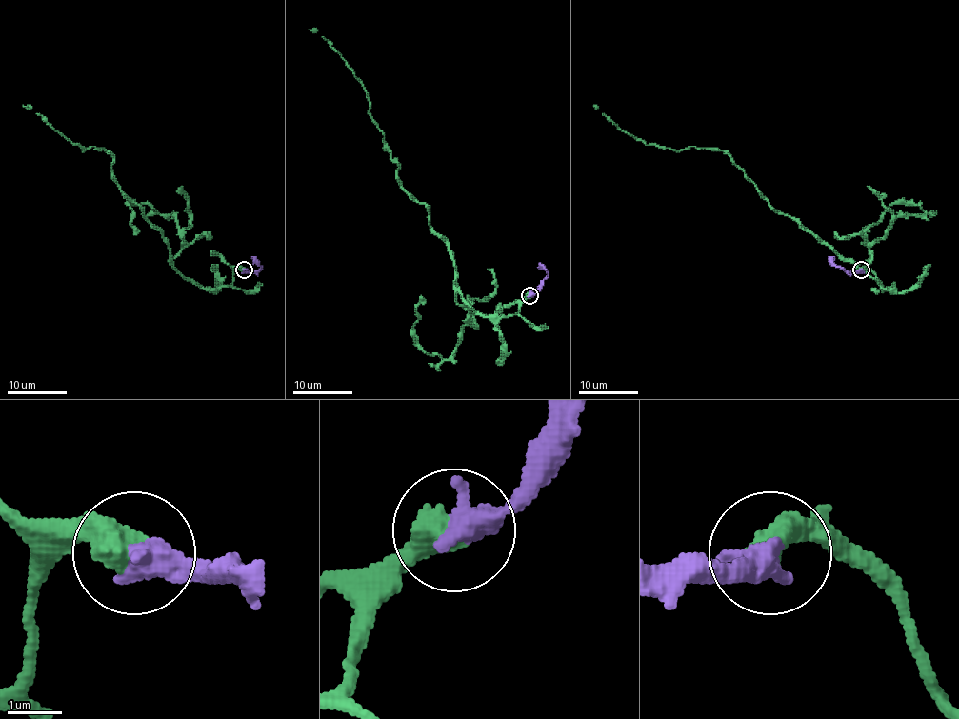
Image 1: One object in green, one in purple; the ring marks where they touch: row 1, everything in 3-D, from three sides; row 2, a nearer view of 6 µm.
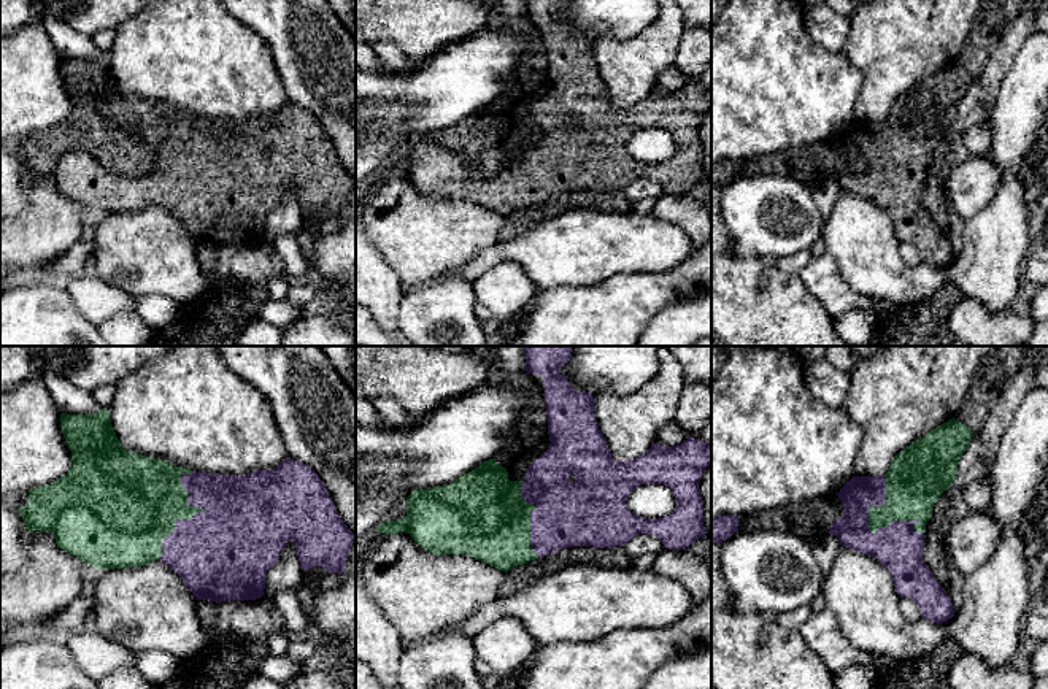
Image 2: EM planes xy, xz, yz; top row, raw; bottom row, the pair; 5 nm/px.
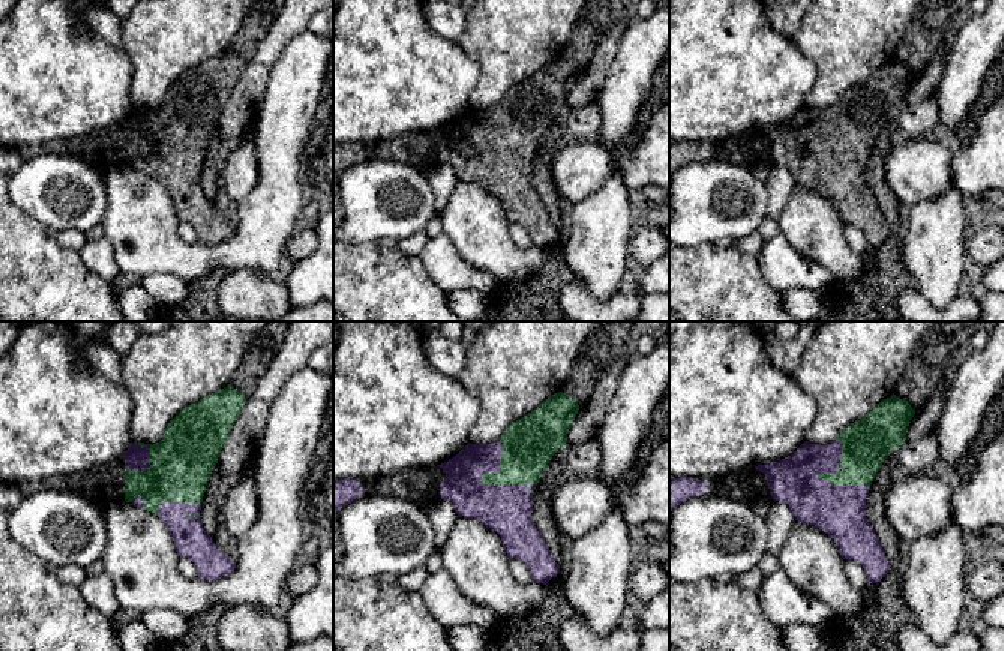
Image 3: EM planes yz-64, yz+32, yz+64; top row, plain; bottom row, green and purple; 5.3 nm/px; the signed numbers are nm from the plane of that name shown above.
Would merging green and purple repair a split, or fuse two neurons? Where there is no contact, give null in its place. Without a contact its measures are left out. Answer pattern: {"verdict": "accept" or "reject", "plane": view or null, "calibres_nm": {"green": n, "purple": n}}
{"verdict": "accept", "plane": "yz", "calibres_nm": {"green": 220, "purple": 240}}

